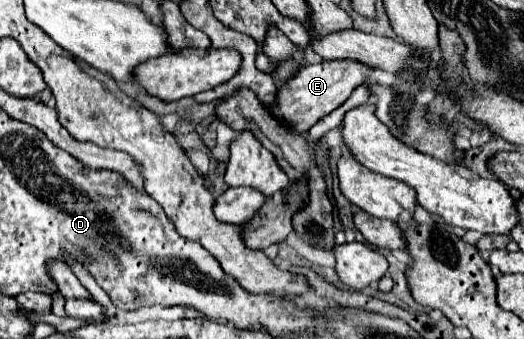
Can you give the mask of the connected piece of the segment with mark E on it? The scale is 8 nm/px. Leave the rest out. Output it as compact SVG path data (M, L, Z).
M345 59L307 65L289 83L285 83L279 89L277 107L273 109L273 113L279 121L285 121L295 131L309 131L321 117L329 115L333 109L343 105L355 87L369 81L369 75L373 71L375 69L369 69L369 65L361 65L359 61L345 61Z

